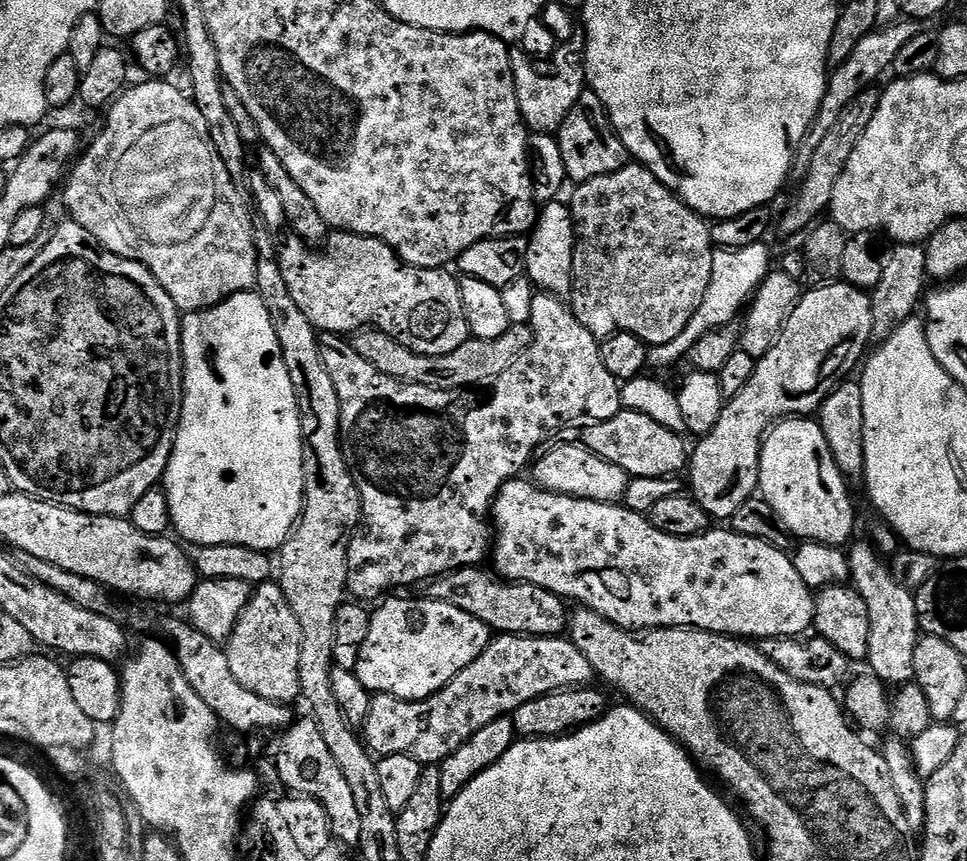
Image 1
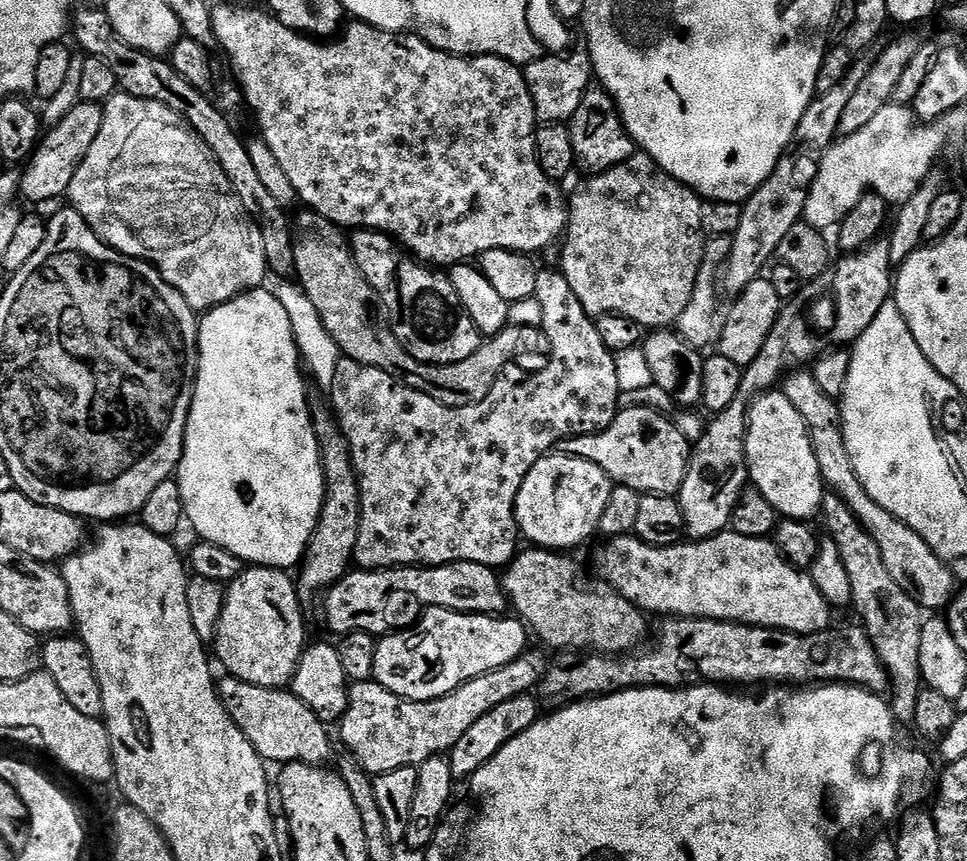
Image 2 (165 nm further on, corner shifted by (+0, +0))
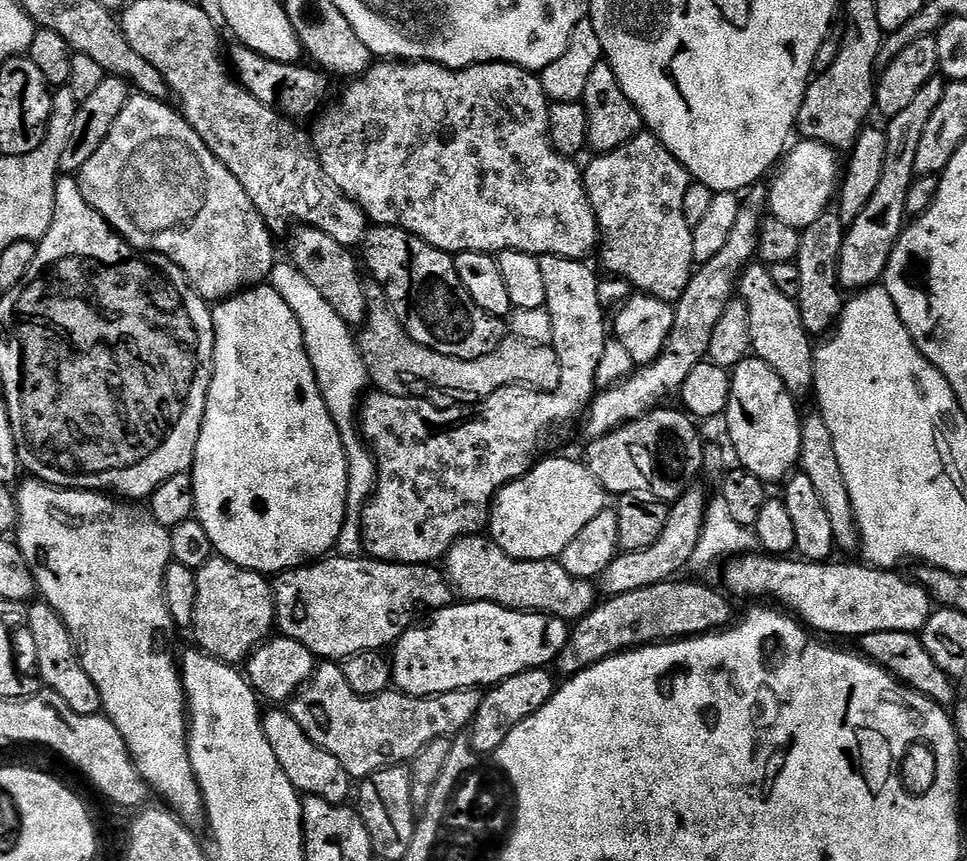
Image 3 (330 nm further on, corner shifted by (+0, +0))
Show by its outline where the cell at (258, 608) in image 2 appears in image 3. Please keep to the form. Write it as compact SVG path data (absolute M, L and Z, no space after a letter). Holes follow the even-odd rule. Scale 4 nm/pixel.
M213 558L206 566L195 569L195 573L196 601L191 631L196 632L199 651L233 666L239 665L239 660L247 661L252 651L274 632L276 603L272 601L271 583L261 573L239 568L223 558Z

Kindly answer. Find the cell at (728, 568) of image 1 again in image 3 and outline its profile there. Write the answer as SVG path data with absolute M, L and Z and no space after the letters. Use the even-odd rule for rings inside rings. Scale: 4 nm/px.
M745 554L727 561L723 569L723 587L733 597L753 596L756 599L753 601L775 602L783 606L789 613L799 617L813 633L825 632L828 636L853 638L890 631L919 634L932 617L932 597L920 584L909 577L908 581L906 577L899 576L899 571L873 568L864 562L805 562L800 558L756 555Z

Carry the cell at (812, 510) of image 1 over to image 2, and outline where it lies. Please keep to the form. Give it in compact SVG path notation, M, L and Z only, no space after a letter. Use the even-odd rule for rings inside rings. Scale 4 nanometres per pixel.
M773 390L765 392L764 395L756 397L751 401L748 409L748 433L746 434L746 458L748 459L748 478L751 487L762 490L762 494L766 497L766 502L770 502L770 506L774 506L774 510L781 517L789 520L803 520L805 522L812 522L816 516L821 515L824 507L824 497L826 495L826 485L822 474L818 470L818 458L814 458L814 446L810 442L810 434L806 430L806 422L802 422L802 414L798 414L798 410L794 410L794 406L790 402L790 398L784 396L783 391Z

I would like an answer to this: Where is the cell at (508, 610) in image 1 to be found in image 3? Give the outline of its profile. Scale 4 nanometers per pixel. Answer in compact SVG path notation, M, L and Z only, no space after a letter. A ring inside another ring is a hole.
M337 554L306 564L303 568L291 568L271 581L272 601L276 603L275 627L283 635L294 638L294 642L302 642L306 650L324 662L343 662L363 652L391 649L400 639L402 626L415 621L421 614L453 603L454 589L445 573L438 569L426 564L388 564L384 560L352 559Z

